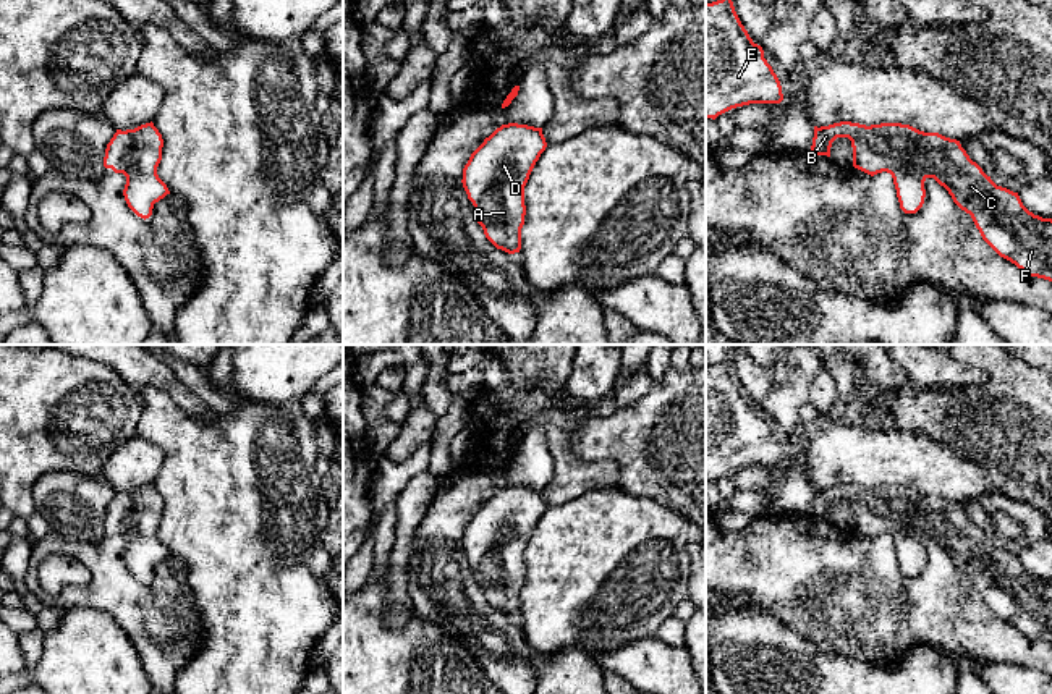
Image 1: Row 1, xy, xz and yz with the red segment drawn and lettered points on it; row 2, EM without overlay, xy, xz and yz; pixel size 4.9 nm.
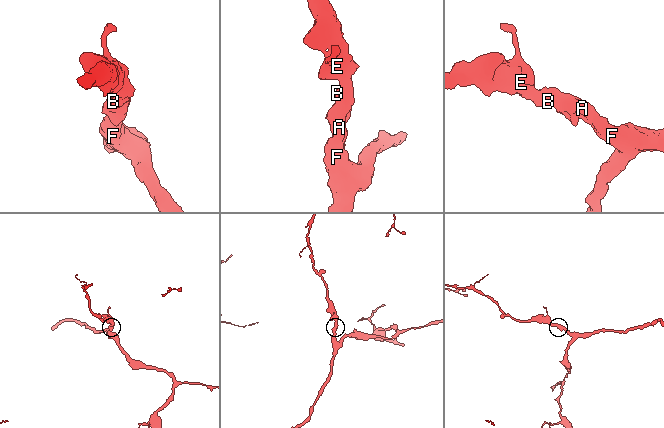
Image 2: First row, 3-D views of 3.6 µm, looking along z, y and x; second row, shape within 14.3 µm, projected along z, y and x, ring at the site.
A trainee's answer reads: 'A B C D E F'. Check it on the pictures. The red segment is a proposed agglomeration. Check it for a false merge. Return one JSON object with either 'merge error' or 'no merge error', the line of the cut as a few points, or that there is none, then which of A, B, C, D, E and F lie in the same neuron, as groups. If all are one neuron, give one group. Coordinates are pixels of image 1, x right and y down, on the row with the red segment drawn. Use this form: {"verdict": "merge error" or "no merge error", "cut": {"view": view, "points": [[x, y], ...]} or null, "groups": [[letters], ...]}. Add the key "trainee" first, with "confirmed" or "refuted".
{"trainee": "confirmed", "verdict": "no merge error", "cut": null, "groups": [["A", "B", "C", "D", "E", "F"]]}

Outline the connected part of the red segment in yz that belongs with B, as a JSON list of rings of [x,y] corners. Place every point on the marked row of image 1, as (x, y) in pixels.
[[[840,121],[829,126],[814,126],[811,152],[830,157],[832,142],[848,138],[853,147],[853,167],[874,176],[887,171],[893,178],[900,209],[916,214],[926,197],[924,181],[934,178],[952,196],[953,202],[971,215],[982,239],[1003,259],[1015,264],[1029,277],[1052,281],[1052,218],[1029,212],[1018,193],[997,186],[982,168],[969,159],[960,141],[939,133],[924,133],[910,125],[880,123],[859,125]]]

